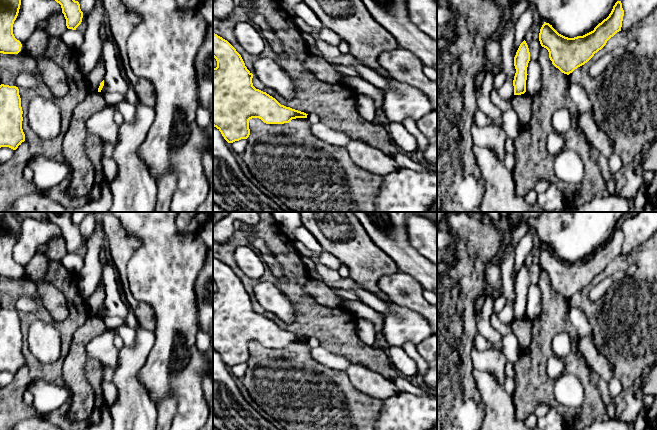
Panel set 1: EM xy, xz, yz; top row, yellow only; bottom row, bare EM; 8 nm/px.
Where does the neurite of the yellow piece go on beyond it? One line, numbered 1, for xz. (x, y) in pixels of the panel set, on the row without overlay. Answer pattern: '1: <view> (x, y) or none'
1: none

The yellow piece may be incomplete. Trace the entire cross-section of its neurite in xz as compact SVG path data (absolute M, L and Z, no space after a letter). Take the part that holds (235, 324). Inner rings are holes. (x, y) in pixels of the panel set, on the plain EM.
M213 256L213 281L217 291L213 292L213 350L228 367L247 363L250 359L249 344L259 342L266 348L284 348L296 342L307 342L306 337L281 329L275 322L253 310L253 298L247 293L241 279L225 263Z

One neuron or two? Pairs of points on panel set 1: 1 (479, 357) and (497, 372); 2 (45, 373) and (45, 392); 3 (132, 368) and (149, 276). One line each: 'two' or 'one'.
1: one
2: two
3: two

